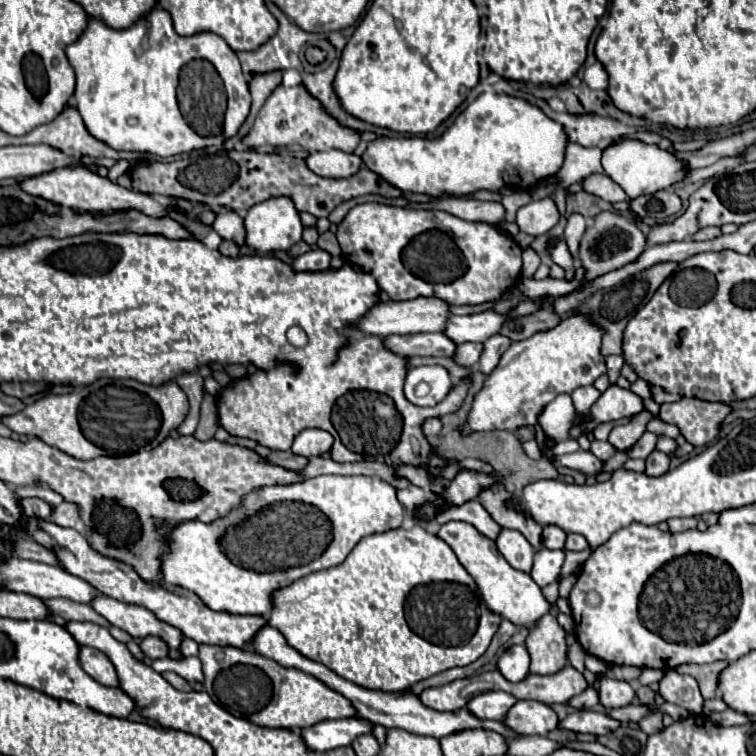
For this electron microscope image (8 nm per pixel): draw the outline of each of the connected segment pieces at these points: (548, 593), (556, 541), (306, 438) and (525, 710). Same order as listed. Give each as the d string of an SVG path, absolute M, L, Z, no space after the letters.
M555 581L555 583L551 583L551 585L547 585L547 587L543 587L543 595L545 595L545 599L551 603L551 613L553 613L553 615L557 615L557 613L559 613L559 611L557 611L557 607L555 607L555 601L557 601L557 597L559 597L557 587L559 587L559 583L557 583L557 581Z
M543 527L543 547L547 549L563 549L565 531L559 527Z
M305 429L293 441L293 453L303 457L323 455L333 447L333 435L323 429Z
M519 701L507 713L505 725L519 735L547 735L557 727L559 719L551 707L535 701Z

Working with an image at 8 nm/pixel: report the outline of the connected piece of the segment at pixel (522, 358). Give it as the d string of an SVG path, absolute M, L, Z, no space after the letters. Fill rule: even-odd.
M573 315L571 319L563 319L563 323L551 331L533 335L523 343L511 343L511 347L501 355L499 365L485 379L481 391L473 397L469 417L465 425L459 427L461 435L493 429L515 431L529 425L541 439L543 429L537 419L545 405L559 393L571 393L581 385L593 385L595 379L605 373L605 357L599 355L601 337L603 331L593 323Z

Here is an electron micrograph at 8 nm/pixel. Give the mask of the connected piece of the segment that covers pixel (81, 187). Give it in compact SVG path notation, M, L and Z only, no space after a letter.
M77 167L77 169L63 169L63 171L51 171L47 175L39 175L35 179L25 179L21 181L23 191L27 191L29 195L39 195L47 201L77 209L77 211L89 211L89 213L115 213L115 211L129 211L135 209L147 217L167 217L167 209L163 205L159 205L151 195L145 193L135 193L129 191L117 183L111 183L107 177L95 175L85 167Z

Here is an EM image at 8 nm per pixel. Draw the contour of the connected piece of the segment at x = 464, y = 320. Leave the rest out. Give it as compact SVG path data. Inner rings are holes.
M483 311L475 315L451 315L447 319L447 331L443 331L453 343L465 343L465 341L477 341L483 343L491 335L495 335L503 323L503 315L497 315L493 311Z

